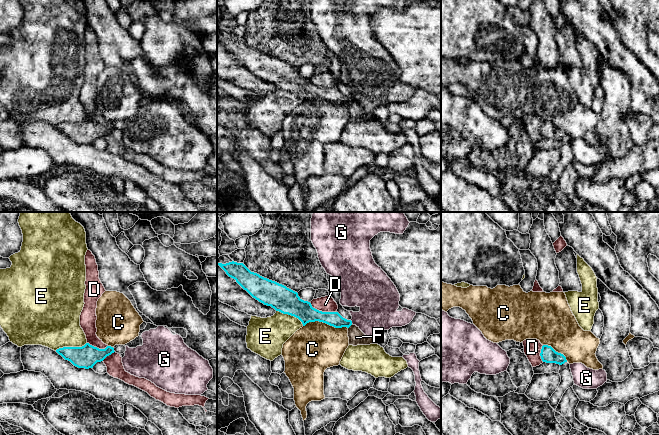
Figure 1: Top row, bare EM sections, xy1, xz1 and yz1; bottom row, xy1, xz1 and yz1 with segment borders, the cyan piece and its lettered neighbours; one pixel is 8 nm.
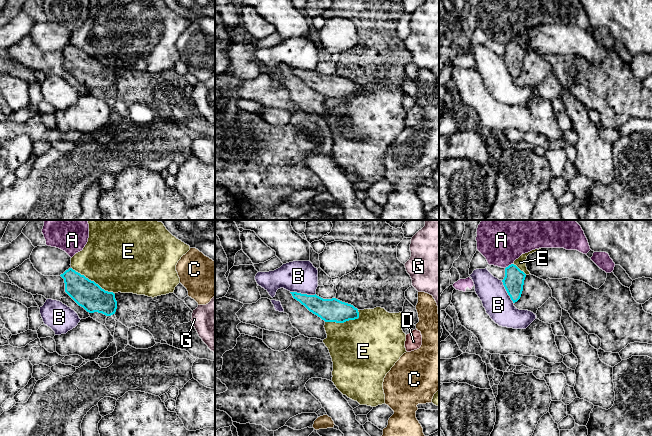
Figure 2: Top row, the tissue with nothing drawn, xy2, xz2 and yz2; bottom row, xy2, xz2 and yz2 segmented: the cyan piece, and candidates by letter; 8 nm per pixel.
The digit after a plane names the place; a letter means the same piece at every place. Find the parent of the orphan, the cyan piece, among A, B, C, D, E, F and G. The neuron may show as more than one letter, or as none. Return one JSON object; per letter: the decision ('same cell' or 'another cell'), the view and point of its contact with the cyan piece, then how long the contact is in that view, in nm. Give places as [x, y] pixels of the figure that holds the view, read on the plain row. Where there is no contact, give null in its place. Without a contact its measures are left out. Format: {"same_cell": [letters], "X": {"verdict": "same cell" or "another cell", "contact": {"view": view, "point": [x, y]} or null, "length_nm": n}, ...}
{"same_cell": ["F"], "A": {"verdict": "another cell", "contact": {"view": "yz2", "point": [509, 41]}, "length_nm": 80}, "B": {"verdict": "another cell", "contact": {"view": "xz2", "point": [303, 70]}, "length_nm": 200}, "C": {"verdict": "another cell", "contact": {"view": "xz1", "point": [325, 98]}, "length_nm": 360}, "D": {"verdict": "another cell", "contact": {"view": "xz1", "point": [321, 87]}, "length_nm": 240}, "E": {"verdict": "another cell", "contact": {"view": "xy2", "point": [92, 57]}, "length_nm": 400}, "F": {"verdict": "same cell", "contact": {"view": "xz1", "point": [350, 101]}, "length_nm": 50}, "G": {"verdict": "another cell", "contact": {"view": "xz1", "point": [351, 98]}, "length_nm": 40}}

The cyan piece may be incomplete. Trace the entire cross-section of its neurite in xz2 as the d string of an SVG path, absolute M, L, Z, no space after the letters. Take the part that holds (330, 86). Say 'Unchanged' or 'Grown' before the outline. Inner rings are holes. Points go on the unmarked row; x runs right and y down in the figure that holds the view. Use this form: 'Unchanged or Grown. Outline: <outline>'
Unchanged. Outline: M290 68L294 75L325 98L344 99L359 94L358 85L336 74L323 75L315 71Z

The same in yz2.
Unchanged. Outline: M514 40L505 44L505 53L502 58L513 79L521 73L525 53L526 50Z

